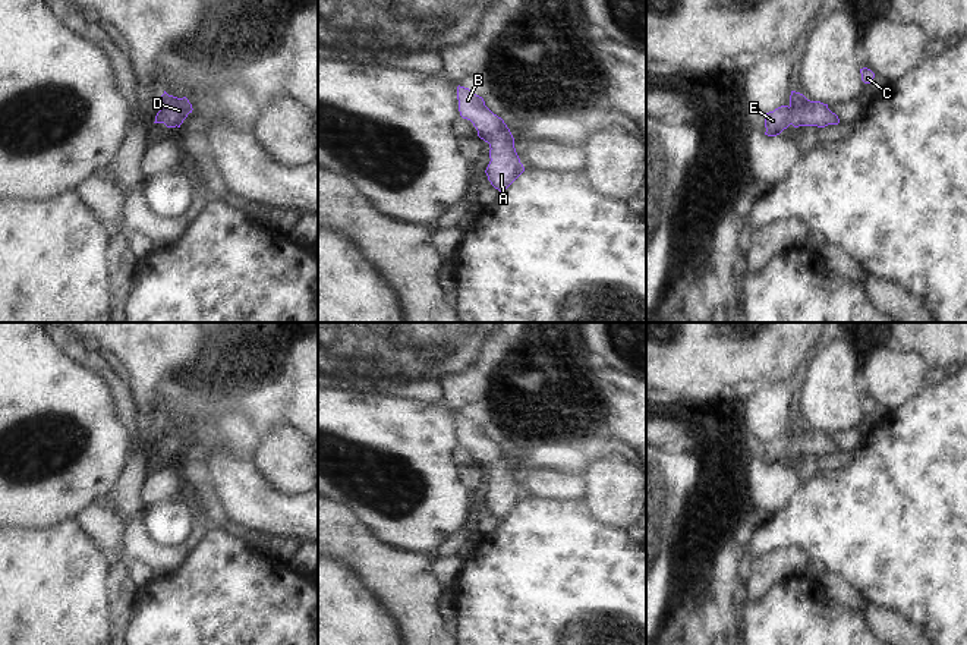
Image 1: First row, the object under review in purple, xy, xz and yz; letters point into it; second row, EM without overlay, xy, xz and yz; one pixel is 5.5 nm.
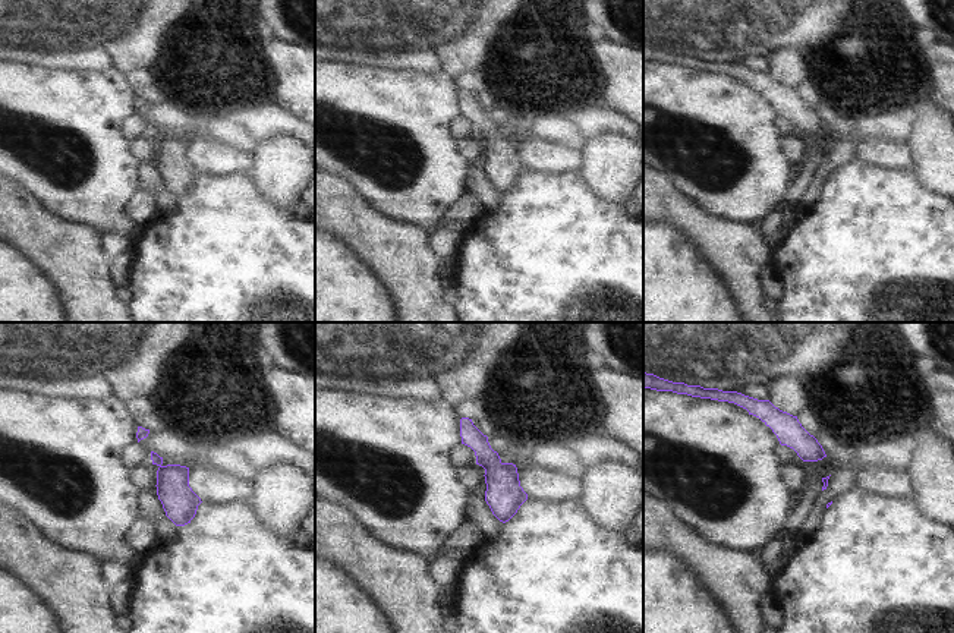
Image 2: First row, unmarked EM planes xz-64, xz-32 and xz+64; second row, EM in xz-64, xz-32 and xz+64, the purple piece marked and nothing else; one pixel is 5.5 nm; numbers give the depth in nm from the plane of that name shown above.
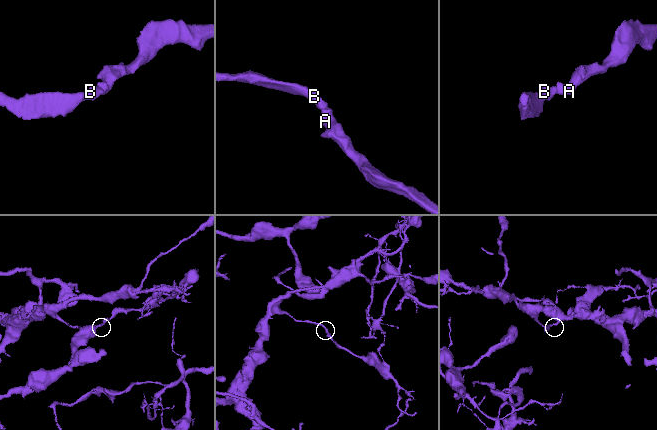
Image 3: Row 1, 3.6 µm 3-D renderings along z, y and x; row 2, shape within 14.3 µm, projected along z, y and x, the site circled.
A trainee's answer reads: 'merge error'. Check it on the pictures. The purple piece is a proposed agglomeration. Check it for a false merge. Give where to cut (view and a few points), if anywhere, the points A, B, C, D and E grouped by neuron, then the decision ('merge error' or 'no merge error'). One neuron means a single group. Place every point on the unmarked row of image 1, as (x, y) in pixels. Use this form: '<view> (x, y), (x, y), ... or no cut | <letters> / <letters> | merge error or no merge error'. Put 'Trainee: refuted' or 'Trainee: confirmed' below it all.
no cut | A B C D E | no merge error
Trainee: refuted

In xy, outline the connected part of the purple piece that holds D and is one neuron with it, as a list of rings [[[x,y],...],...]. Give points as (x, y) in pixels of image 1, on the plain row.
[[[164,419],[161,424],[161,437],[157,441],[154,452],[164,452],[167,456],[180,456],[192,438],[192,432],[186,425],[177,427]]]

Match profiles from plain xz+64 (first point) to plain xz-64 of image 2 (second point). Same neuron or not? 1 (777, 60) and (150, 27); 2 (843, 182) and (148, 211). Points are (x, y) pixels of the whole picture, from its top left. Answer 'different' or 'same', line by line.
1: same
2: different

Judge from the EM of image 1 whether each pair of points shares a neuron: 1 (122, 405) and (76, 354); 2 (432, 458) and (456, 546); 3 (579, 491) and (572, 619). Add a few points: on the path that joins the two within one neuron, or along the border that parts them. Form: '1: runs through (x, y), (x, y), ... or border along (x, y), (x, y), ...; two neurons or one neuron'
1: runs through (120, 390), (91, 358); one neuron
2: border along (463, 529), (451, 535), (434, 554); two neurons
3: border along (544, 499), (583, 500); two neurons

